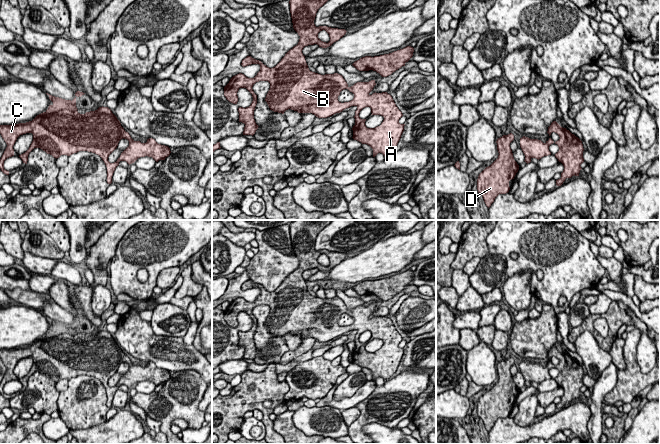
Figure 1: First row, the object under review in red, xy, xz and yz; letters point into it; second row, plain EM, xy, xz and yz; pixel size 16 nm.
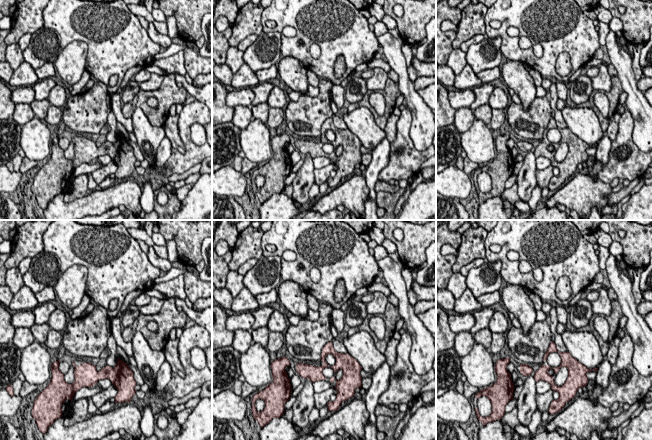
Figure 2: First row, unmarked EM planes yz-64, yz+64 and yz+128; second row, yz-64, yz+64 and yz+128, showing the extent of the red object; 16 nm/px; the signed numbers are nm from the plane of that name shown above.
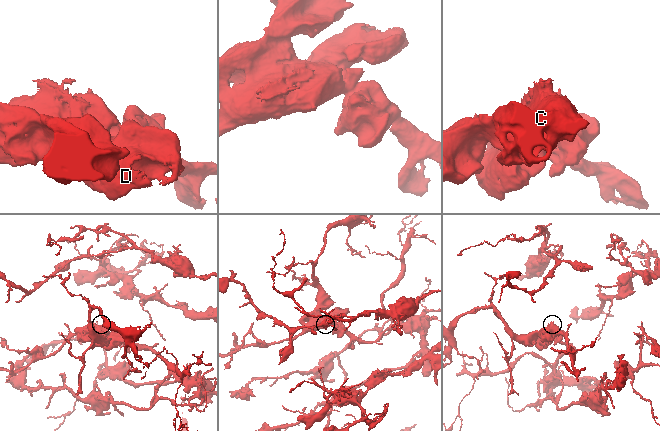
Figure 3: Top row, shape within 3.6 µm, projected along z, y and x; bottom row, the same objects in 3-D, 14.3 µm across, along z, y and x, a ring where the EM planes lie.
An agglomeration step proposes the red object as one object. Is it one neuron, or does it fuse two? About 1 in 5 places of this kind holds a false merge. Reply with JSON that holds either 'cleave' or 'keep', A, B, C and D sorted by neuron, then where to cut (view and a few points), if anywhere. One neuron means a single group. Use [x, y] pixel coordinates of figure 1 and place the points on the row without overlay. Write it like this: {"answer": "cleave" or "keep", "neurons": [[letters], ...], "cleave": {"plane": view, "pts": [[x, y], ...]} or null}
{"answer": "keep", "neurons": [["A", "B", "C", "D"]], "cleave": null}

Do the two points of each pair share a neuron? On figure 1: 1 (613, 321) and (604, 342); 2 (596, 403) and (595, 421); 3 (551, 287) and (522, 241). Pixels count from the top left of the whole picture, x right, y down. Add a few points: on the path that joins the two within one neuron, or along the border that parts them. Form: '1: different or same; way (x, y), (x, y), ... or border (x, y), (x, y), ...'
1: same; way (613, 326), (612, 334), (609, 337)
2: same; way (596, 407), (596, 417)
3: same; way (551, 275), (551, 269), (534, 252)

